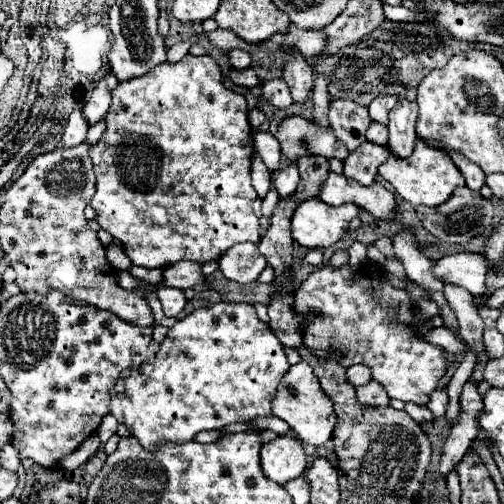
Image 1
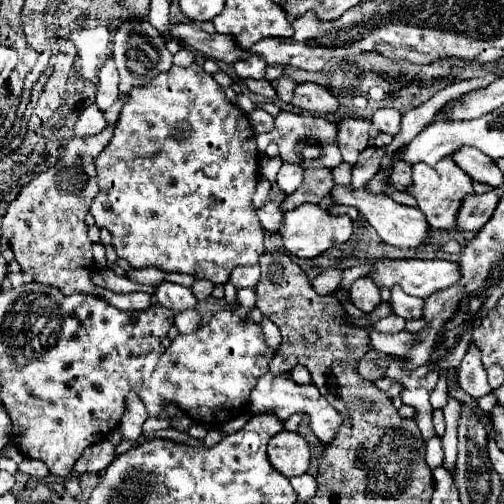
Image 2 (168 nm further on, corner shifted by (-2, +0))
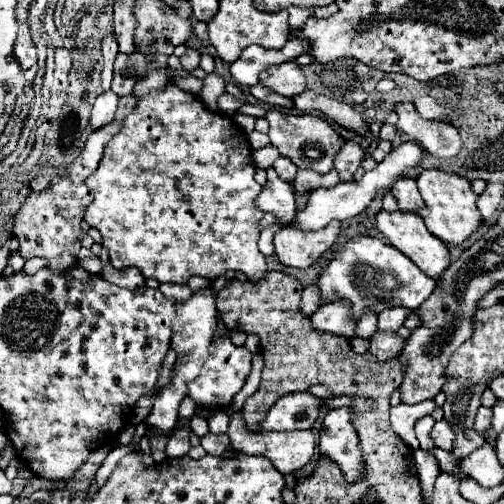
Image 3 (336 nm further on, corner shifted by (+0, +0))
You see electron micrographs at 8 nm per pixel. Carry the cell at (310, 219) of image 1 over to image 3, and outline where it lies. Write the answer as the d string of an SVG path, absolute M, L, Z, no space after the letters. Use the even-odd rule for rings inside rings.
M333 220L325 228L317 232L309 230L295 230L295 228L281 228L275 238L275 256L281 264L291 268L309 268L317 258L331 250L341 230L341 222Z

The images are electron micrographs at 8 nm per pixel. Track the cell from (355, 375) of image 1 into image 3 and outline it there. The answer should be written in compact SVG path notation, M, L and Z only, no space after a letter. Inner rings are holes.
M375 332L369 352L377 356L377 360L389 360L401 352L401 346L405 346L405 340L397 332Z

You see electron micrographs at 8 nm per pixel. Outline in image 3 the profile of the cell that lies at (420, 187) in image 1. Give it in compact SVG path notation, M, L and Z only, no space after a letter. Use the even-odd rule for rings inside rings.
M423 170L417 178L417 186L425 200L425 208L421 208L419 216L425 220L427 230L445 244L461 246L483 224L483 218L475 206L477 194L471 190L471 184L465 178L441 170Z

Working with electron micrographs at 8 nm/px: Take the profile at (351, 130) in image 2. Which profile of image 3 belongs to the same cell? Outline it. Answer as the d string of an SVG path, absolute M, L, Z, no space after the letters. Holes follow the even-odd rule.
M345 142L343 148L339 150L339 154L335 156L333 168L339 172L339 178L343 182L349 182L349 180L353 180L353 174L359 168L363 158L365 158L365 152L363 152L363 148L359 144Z

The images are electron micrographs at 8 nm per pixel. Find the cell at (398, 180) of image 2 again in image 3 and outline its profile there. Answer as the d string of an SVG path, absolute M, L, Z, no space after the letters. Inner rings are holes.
M399 178L393 184L391 194L395 196L401 212L415 212L417 214L421 210L421 206L425 206L425 202L417 190L417 182L411 178Z

